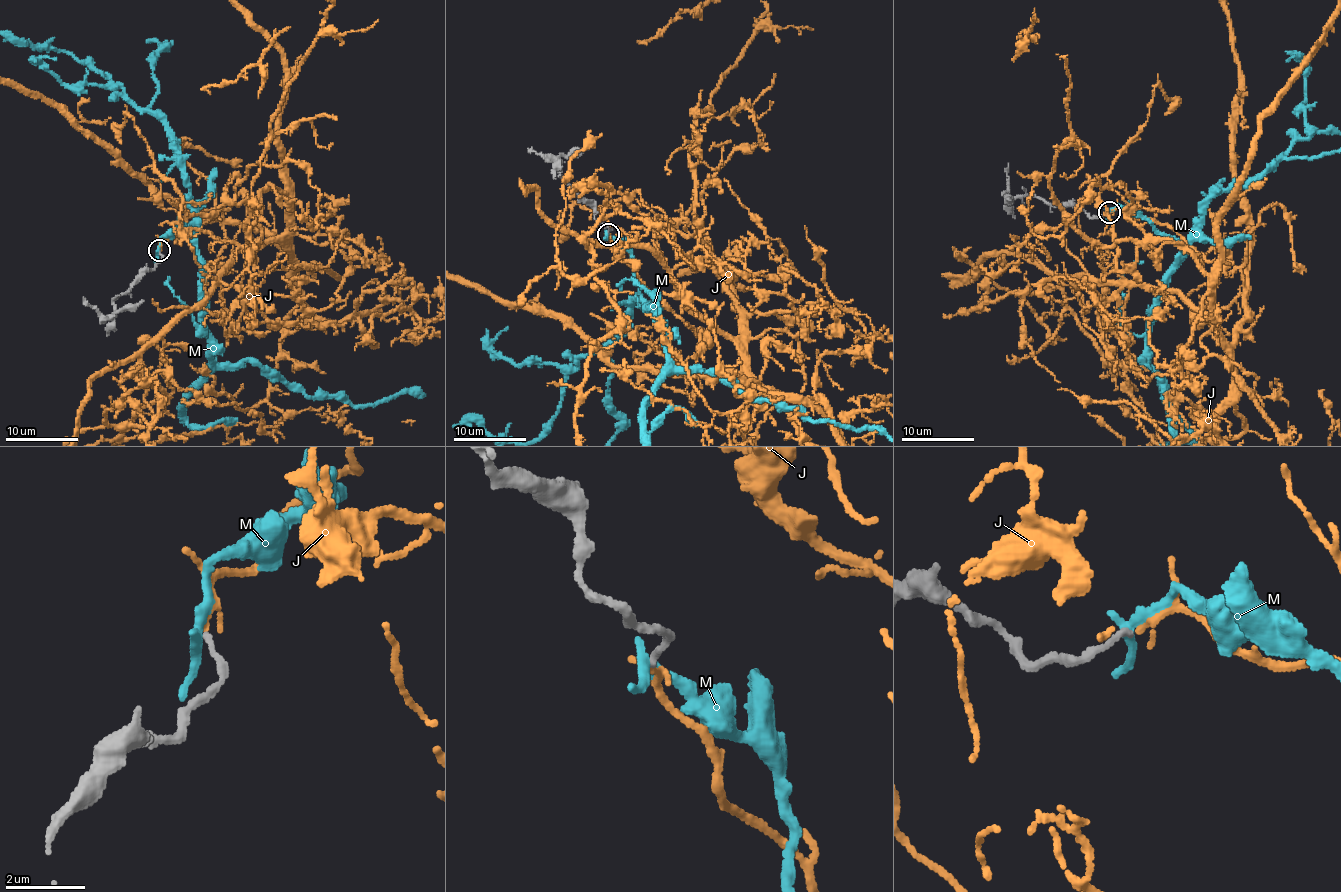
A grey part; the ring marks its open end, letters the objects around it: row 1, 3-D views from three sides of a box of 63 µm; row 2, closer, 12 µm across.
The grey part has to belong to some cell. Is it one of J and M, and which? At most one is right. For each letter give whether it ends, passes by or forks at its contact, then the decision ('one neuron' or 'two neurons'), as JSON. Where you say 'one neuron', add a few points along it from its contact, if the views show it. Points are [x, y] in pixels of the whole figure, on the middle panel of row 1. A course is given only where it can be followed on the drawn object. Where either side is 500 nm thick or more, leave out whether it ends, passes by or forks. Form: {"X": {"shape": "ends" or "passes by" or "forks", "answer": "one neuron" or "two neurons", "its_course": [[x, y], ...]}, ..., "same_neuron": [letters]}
{"J": {"shape": "passes by", "answer": "one neuron"}, "M": {"shape": "passes by", "answer": "two neurons"}, "same_neuron": ["J"]}

